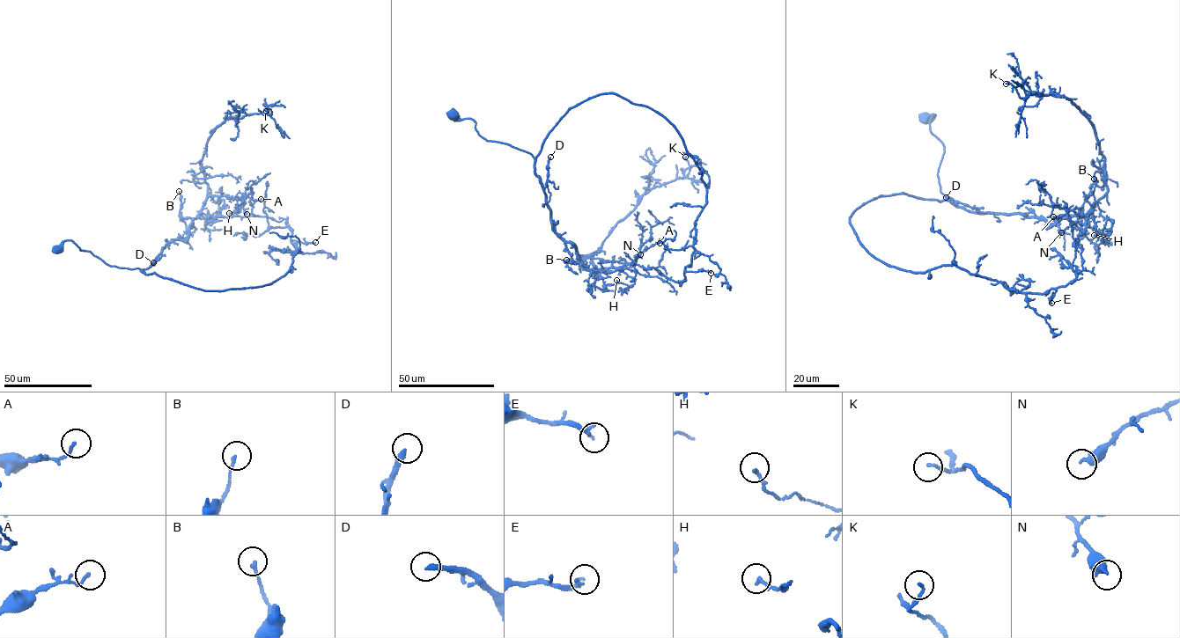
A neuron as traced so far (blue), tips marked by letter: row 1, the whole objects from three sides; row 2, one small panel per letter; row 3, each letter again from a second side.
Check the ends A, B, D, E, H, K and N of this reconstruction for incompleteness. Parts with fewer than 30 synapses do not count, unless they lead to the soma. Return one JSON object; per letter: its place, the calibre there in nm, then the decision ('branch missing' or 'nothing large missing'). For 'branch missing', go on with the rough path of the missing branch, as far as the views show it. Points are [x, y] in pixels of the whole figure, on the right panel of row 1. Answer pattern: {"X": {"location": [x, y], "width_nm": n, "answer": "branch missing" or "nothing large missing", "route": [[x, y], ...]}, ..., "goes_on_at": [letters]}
{"A": {"location": [1053, 216], "width_nm": 140, "answer": "nothing large missing"}, "B": {"location": [1094, 179], "width_nm": 150, "answer": "nothing large missing"}, "D": {"location": [946, 197], "width_nm": 260, "answer": "branch missing", "route": [[946, 197], [934, 195], [942, 182], [918, 108], [931, 84], [925, 77], [951, 32], [970, 29], [997, 41]]}, "E": {"location": [1051, 303], "width_nm": 200, "answer": "nothing large missing"}, "H": {"location": [1094, 235], "width_nm": 170, "answer": "nothing large missing"}, "K": {"location": [1006, 84], "width_nm": 120, "answer": "nothing large missing"}, "N": {"location": [1061, 232], "width_nm": 340, "answer": "nothing large missing"}, "goes_on_at": ["D"]}

